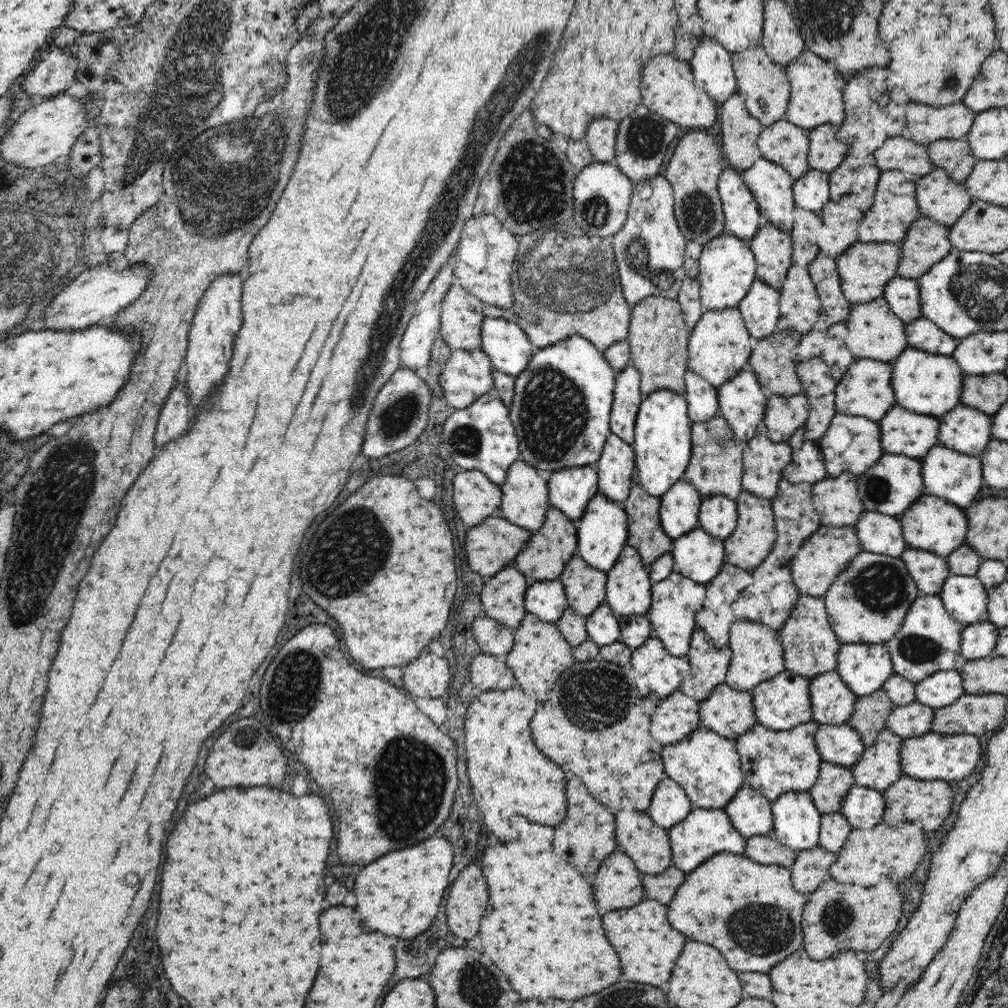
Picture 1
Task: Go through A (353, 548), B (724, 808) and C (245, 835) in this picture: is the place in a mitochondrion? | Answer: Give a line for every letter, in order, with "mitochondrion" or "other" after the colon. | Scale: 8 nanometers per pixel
A: mitochondrion
B: other
C: other

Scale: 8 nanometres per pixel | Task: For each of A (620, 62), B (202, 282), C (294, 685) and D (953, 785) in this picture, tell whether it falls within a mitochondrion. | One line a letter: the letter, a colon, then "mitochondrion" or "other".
A: other
B: other
C: mitochondrion
D: other

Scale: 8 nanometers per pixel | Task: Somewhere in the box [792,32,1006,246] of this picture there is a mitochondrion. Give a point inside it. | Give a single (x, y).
(951, 75)

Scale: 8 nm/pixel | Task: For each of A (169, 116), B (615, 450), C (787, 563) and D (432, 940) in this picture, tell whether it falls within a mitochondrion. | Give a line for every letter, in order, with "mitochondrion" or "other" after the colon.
A: mitochondrion
B: other
C: other
D: other

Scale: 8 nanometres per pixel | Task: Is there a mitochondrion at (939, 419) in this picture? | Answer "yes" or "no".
no

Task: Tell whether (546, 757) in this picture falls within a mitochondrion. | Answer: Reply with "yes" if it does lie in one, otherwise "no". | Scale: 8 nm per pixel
no

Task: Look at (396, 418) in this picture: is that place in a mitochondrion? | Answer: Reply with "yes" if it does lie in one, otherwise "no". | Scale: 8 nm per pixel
yes

